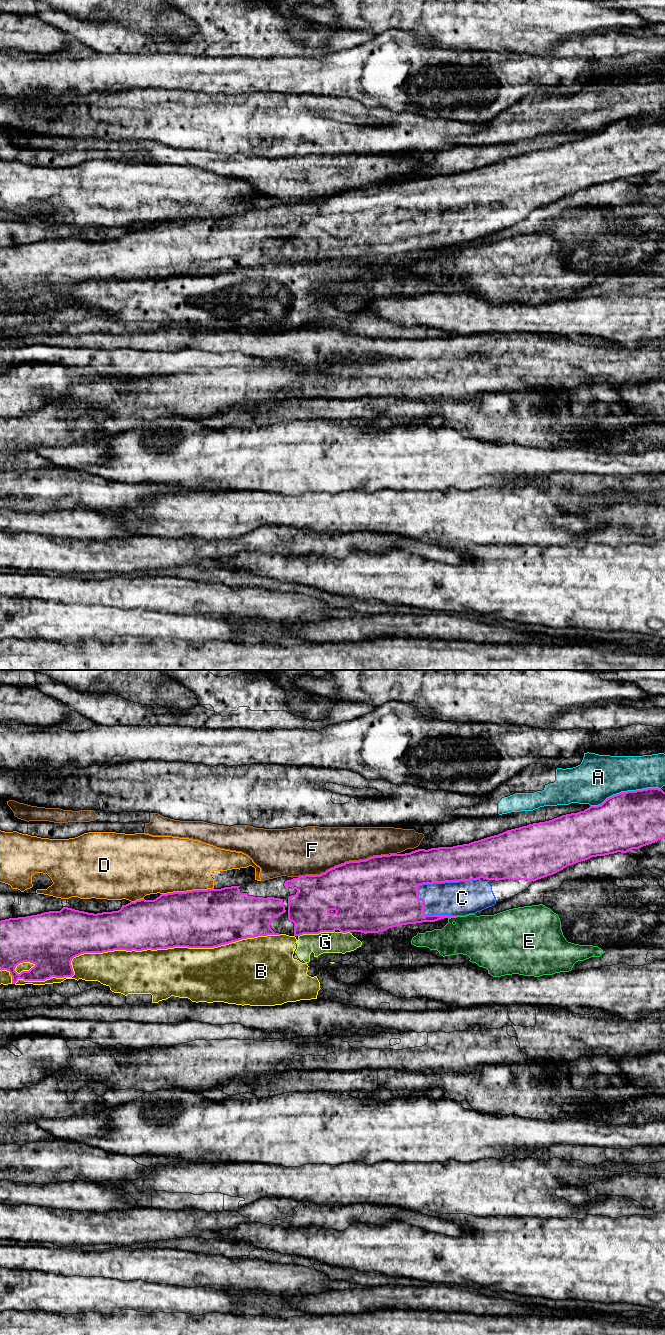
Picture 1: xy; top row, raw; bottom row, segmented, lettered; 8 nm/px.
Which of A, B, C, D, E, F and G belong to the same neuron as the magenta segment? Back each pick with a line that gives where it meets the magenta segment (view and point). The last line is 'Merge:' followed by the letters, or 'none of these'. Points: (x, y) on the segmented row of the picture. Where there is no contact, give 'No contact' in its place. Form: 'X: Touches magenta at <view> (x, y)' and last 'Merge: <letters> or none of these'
C: Touches magenta at xy (434, 882)
Merge: C

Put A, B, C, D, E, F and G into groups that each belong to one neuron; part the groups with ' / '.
A / B E G / C / D / F

